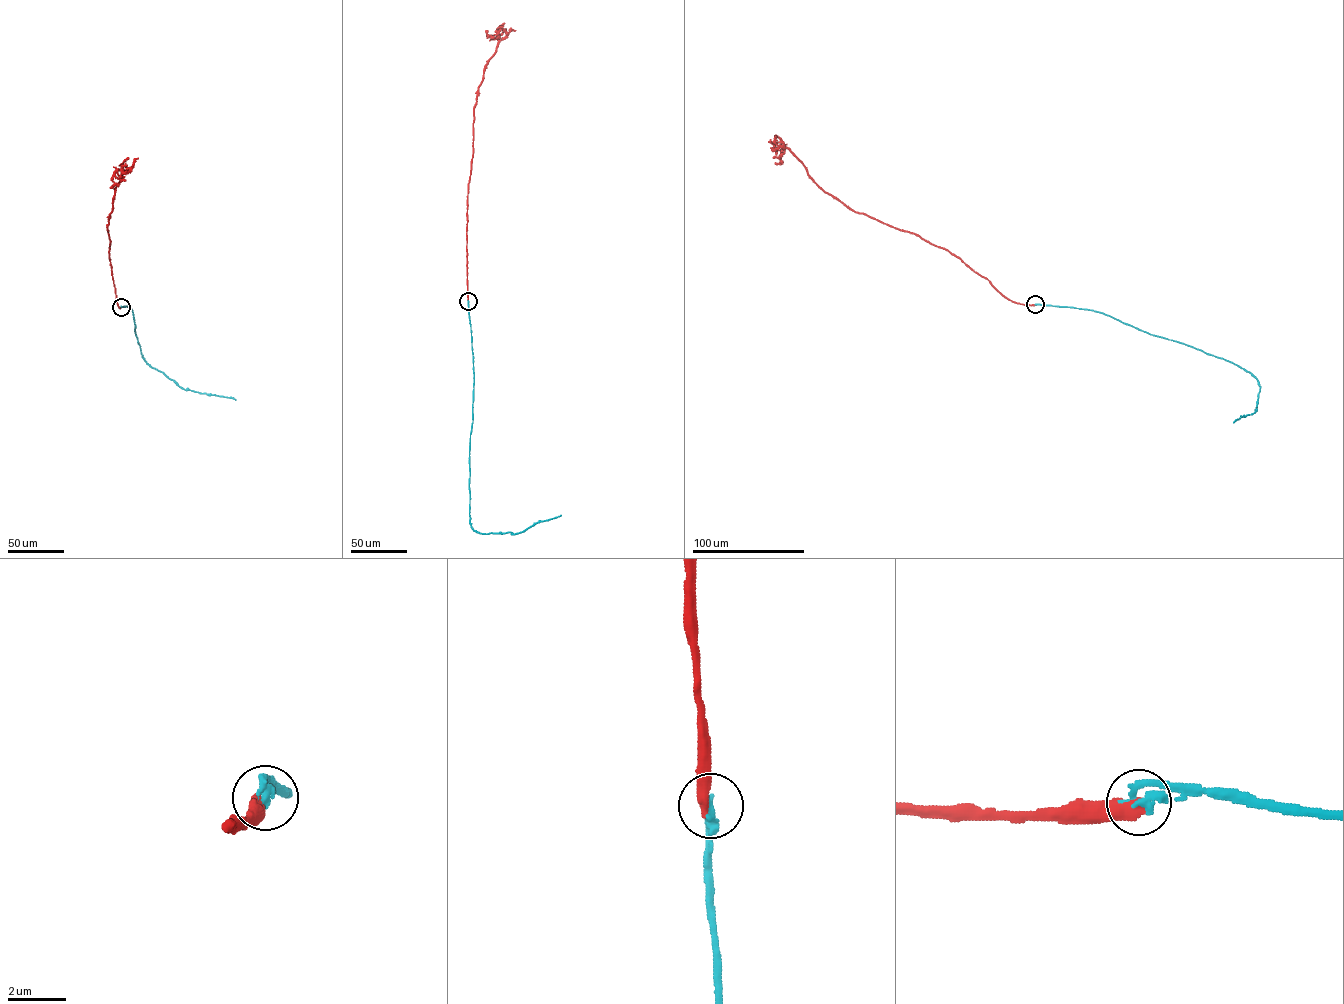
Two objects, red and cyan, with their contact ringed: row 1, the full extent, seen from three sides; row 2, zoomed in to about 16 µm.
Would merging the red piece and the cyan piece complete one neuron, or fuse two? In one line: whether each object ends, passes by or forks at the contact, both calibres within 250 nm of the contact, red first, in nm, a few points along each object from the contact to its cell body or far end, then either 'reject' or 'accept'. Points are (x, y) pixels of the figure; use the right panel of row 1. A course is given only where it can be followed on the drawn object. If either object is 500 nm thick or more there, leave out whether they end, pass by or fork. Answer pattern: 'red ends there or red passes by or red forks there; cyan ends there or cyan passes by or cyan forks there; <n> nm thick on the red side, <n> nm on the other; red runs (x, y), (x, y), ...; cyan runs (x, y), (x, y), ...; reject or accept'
red ends there; cyan ends there; 480 nm thick on the red side, 360 nm on the other; red runs (1036, 304), (1008, 300), (948, 250), (849, 209), (819, 186), (787, 148), (782, 149), (780, 161), (775, 163); cyan runs (1036, 304), (1102, 313), (1249, 371), (1260, 387), (1256, 411), (1233, 422); reject

